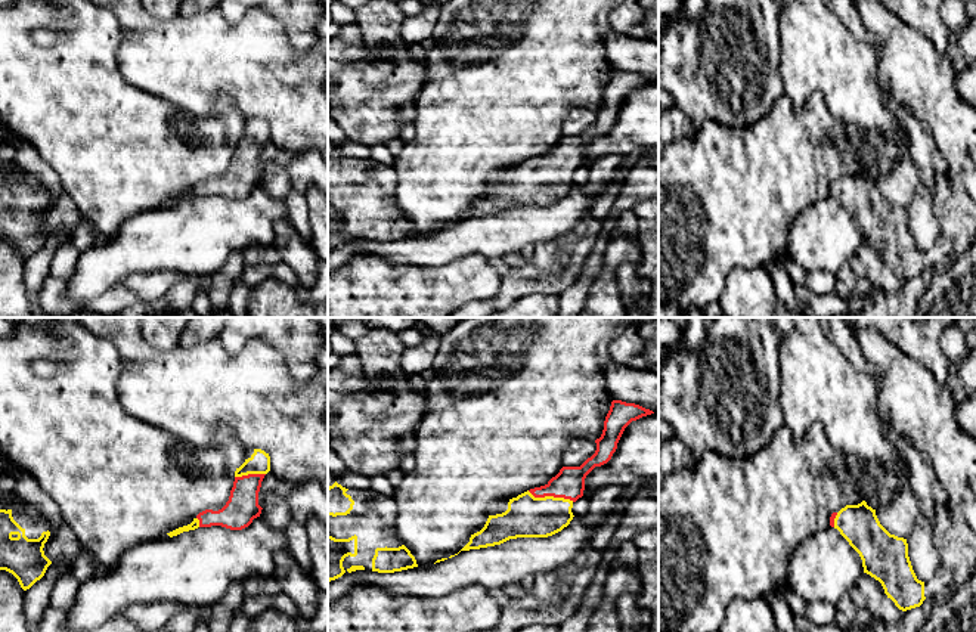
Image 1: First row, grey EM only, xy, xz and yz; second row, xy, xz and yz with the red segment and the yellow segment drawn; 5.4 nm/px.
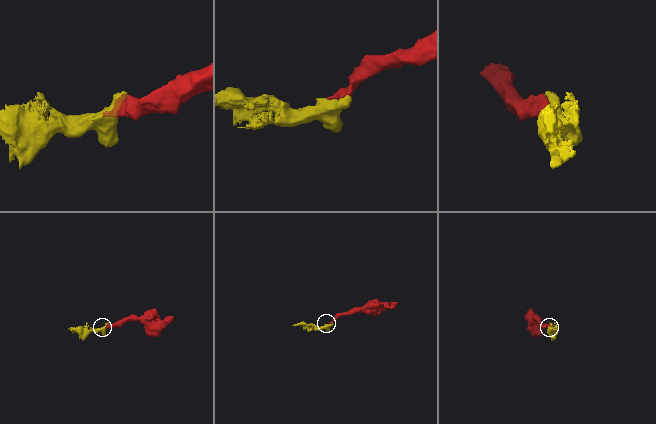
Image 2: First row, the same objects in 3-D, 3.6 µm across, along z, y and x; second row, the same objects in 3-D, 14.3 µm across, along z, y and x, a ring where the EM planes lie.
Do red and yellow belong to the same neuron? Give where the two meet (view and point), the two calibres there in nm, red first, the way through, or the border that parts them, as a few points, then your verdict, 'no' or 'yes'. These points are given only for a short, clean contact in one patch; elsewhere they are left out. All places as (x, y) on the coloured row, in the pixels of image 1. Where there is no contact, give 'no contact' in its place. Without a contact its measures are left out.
meets red in xz at (551, 495); 170 nm thick on the red side, 220 nm on the other; yes

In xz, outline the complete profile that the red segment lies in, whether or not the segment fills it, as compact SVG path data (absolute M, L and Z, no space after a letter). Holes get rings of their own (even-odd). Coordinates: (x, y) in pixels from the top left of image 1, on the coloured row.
M613 400L591 458L580 467L563 467L545 486L495 504L484 527L471 535L461 551L495 546L517 537L548 537L561 532L574 517L571 508L583 496L586 475L611 459L632 421L651 413L654 412L639 405Z

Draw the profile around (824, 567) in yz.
M831 526L806 537L791 555L787 586L806 602L839 604L864 573L859 554Z

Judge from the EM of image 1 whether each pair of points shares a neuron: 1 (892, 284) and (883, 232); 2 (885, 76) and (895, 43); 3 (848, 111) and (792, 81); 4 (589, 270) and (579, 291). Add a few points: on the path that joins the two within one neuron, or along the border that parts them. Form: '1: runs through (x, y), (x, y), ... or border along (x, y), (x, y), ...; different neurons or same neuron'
1: runs through (888, 270), (888, 245); same neuron
2: runs through (892, 68), (895, 65), (895, 50); same neuron
3: runs through (834, 96), (820, 81), (806, 81); same neuron
4: runs through (586, 275), (581, 287); same neuron

